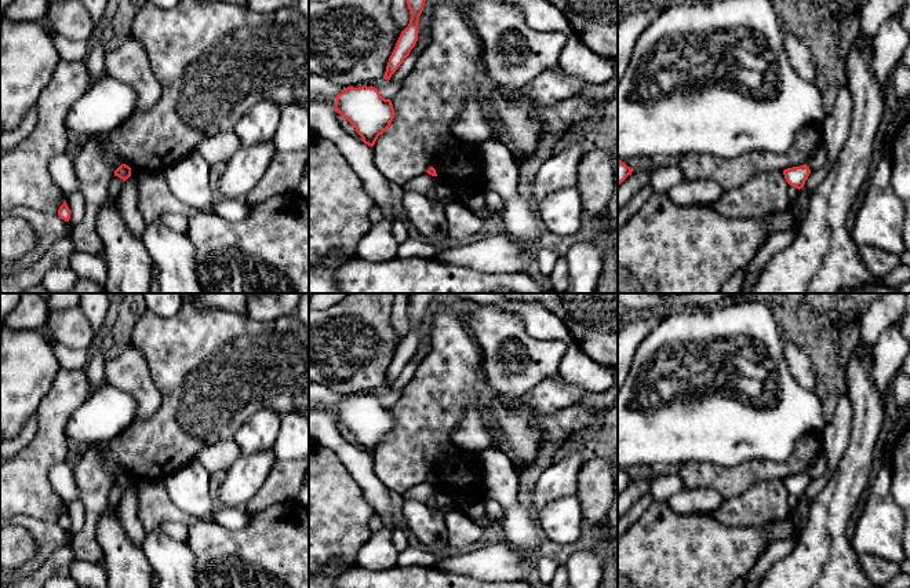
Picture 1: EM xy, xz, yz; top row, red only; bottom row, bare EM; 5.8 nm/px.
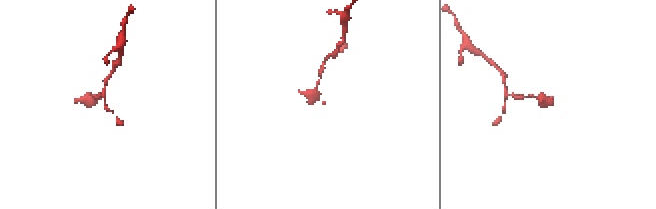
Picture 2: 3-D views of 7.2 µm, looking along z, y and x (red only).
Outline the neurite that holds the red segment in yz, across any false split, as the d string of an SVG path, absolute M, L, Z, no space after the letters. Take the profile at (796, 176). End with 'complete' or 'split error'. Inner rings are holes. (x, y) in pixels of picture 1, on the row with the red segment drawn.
M807 164L801 167L787 168L783 171L786 182L798 190L804 187L809 174L811 174L811 169Z | complete

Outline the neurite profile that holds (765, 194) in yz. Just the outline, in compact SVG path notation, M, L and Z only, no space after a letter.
M783 171L757 174L743 186L724 191L713 204L696 204L706 207L725 218L761 219L789 209L789 183Z

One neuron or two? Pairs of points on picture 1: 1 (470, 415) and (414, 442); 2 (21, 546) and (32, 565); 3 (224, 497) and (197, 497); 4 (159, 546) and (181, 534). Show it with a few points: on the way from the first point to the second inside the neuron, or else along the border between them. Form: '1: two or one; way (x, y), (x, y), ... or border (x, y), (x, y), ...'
1: two; border (469, 405), (451, 439), (473, 450)
2: two; border (24, 526), (32, 536), (36, 551), (14, 570)
3: two; border (213, 495), (219, 506), (241, 506), (244, 508)
4: two; border (160, 525), (170, 536), (184, 543)

